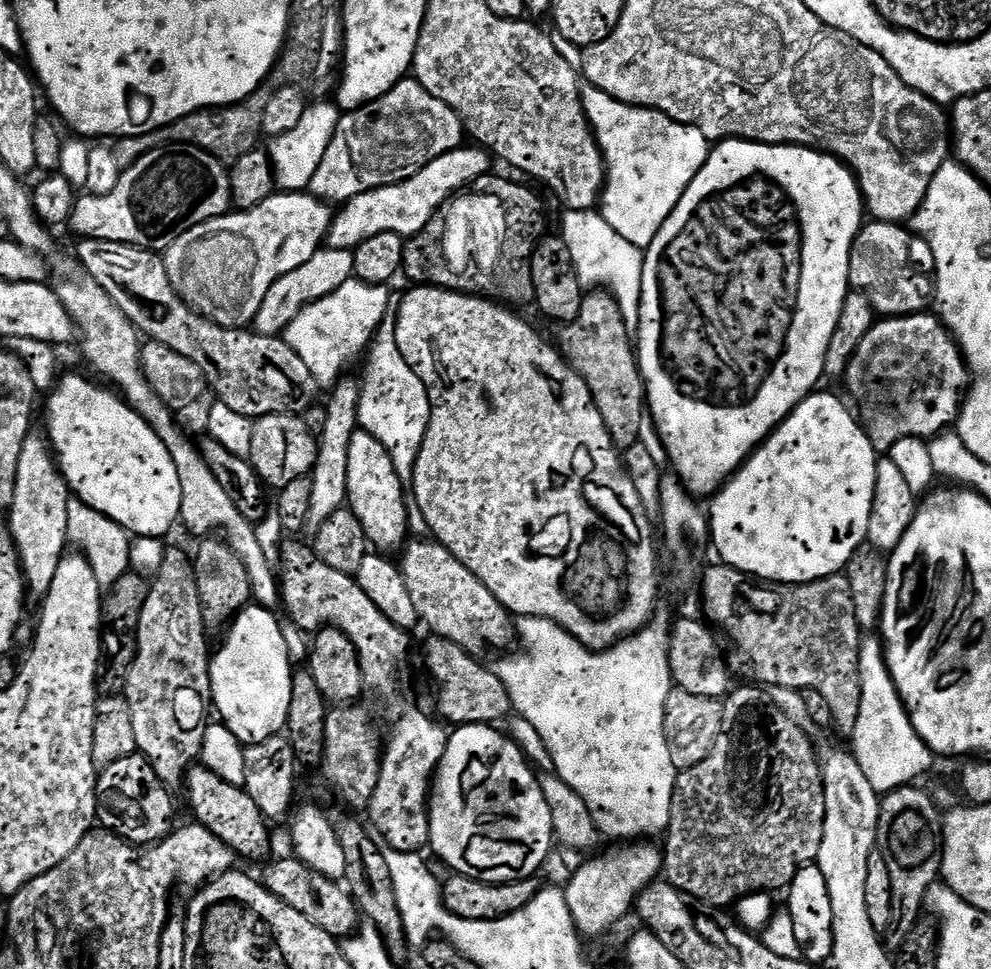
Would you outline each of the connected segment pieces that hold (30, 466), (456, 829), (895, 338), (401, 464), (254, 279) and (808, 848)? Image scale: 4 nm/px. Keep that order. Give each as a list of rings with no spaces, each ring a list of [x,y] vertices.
[[[29,434],[22,446],[22,458],[18,460],[18,478],[14,486],[14,502],[10,509],[12,524],[10,531],[20,554],[20,567],[24,569],[27,587],[43,598],[58,574],[58,566],[69,547],[68,500],[70,489],[60,472],[59,463],[53,453],[47,435]]]
[[[462,724],[449,735],[430,789],[428,814],[431,851],[436,851],[452,867],[453,873],[491,884],[535,877],[555,839],[550,806],[537,773],[532,773],[528,765],[529,757],[510,735],[500,730],[491,724]]]
[[[922,311],[912,316],[877,319],[876,325],[865,334],[862,342],[858,342],[858,350],[854,350],[854,358],[850,358],[850,366],[842,377],[843,383],[848,383],[849,394],[856,399],[858,419],[877,453],[888,454],[902,438],[927,441],[949,431],[960,414],[962,397],[970,387],[970,369],[959,344],[939,315],[928,315],[927,311]]]
[[[389,314],[381,322],[367,353],[367,360],[360,386],[359,427],[386,446],[401,480],[411,481],[416,474],[416,459],[432,417],[432,403],[426,386],[398,350],[395,315]]]
[[[284,190],[275,196],[266,198],[266,202],[262,202],[262,206],[254,206],[253,208],[245,208],[243,210],[232,210],[229,211],[227,216],[219,216],[213,220],[207,220],[190,230],[186,230],[186,234],[178,237],[163,253],[164,265],[170,274],[170,282],[177,288],[180,295],[184,297],[184,301],[190,307],[197,310],[203,309],[210,319],[227,328],[248,328],[255,321],[258,310],[266,298],[266,293],[270,291],[270,286],[274,286],[274,282],[278,278],[290,274],[290,270],[298,270],[298,266],[302,266],[302,262],[310,262],[310,258],[314,258],[316,251],[325,243],[328,230],[332,227],[333,217],[333,209],[317,196],[313,196],[307,191],[290,192]]]
[[[737,687],[724,700],[724,721],[722,730],[718,734],[718,742],[714,750],[698,766],[683,769],[676,777],[674,794],[672,795],[672,813],[668,823],[666,839],[662,844],[664,854],[663,879],[667,883],[673,884],[690,894],[694,898],[704,900],[707,904],[717,906],[732,906],[737,900],[748,896],[751,892],[766,892],[776,894],[776,891],[787,889],[789,884],[794,882],[798,870],[804,865],[815,862],[818,858],[818,850],[822,846],[822,834],[824,833],[824,819],[826,818],[826,798],[824,797],[824,773],[822,771],[822,760],[812,749],[812,744],[808,741],[808,736],[799,728],[797,721],[793,717],[787,716],[780,705],[776,703],[771,695],[767,696],[760,688],[740,688]]]

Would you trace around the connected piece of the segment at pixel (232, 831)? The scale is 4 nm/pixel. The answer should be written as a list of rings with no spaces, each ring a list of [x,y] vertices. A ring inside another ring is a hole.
[[[193,766],[186,777],[188,804],[192,807],[195,823],[206,826],[215,836],[219,836],[229,848],[248,860],[260,860],[271,850],[272,836],[268,833],[269,821],[264,819],[262,810],[254,803],[254,798],[244,787],[223,780],[214,770],[203,766]]]

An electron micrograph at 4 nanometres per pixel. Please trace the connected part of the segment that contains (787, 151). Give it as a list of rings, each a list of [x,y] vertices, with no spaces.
[[[722,140],[709,151],[706,162],[698,174],[686,186],[682,198],[674,206],[670,218],[658,230],[652,245],[644,252],[644,269],[642,270],[642,302],[640,303],[640,326],[638,329],[638,359],[640,362],[640,373],[644,379],[644,390],[646,393],[646,404],[656,415],[654,427],[660,433],[660,441],[666,446],[668,459],[680,481],[685,488],[692,493],[693,497],[711,498],[720,491],[722,485],[739,470],[741,464],[771,436],[772,432],[780,423],[793,412],[806,397],[817,391],[819,380],[825,379],[824,363],[826,362],[826,346],[830,346],[830,338],[834,338],[834,330],[838,326],[838,314],[842,314],[842,302],[847,298],[850,285],[848,275],[850,274],[850,252],[852,244],[856,241],[856,235],[866,223],[866,209],[864,207],[864,195],[860,192],[860,183],[856,175],[845,166],[836,156],[830,156],[827,152],[818,152],[814,148],[800,148],[796,144],[756,144],[752,140]]]

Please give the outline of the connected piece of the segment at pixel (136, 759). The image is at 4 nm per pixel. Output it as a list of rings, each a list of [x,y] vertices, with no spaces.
[[[142,755],[118,758],[99,773],[96,782],[96,819],[99,827],[129,840],[132,844],[147,846],[158,844],[173,831],[172,815],[176,808],[172,805],[173,793],[154,774],[154,766]]]

